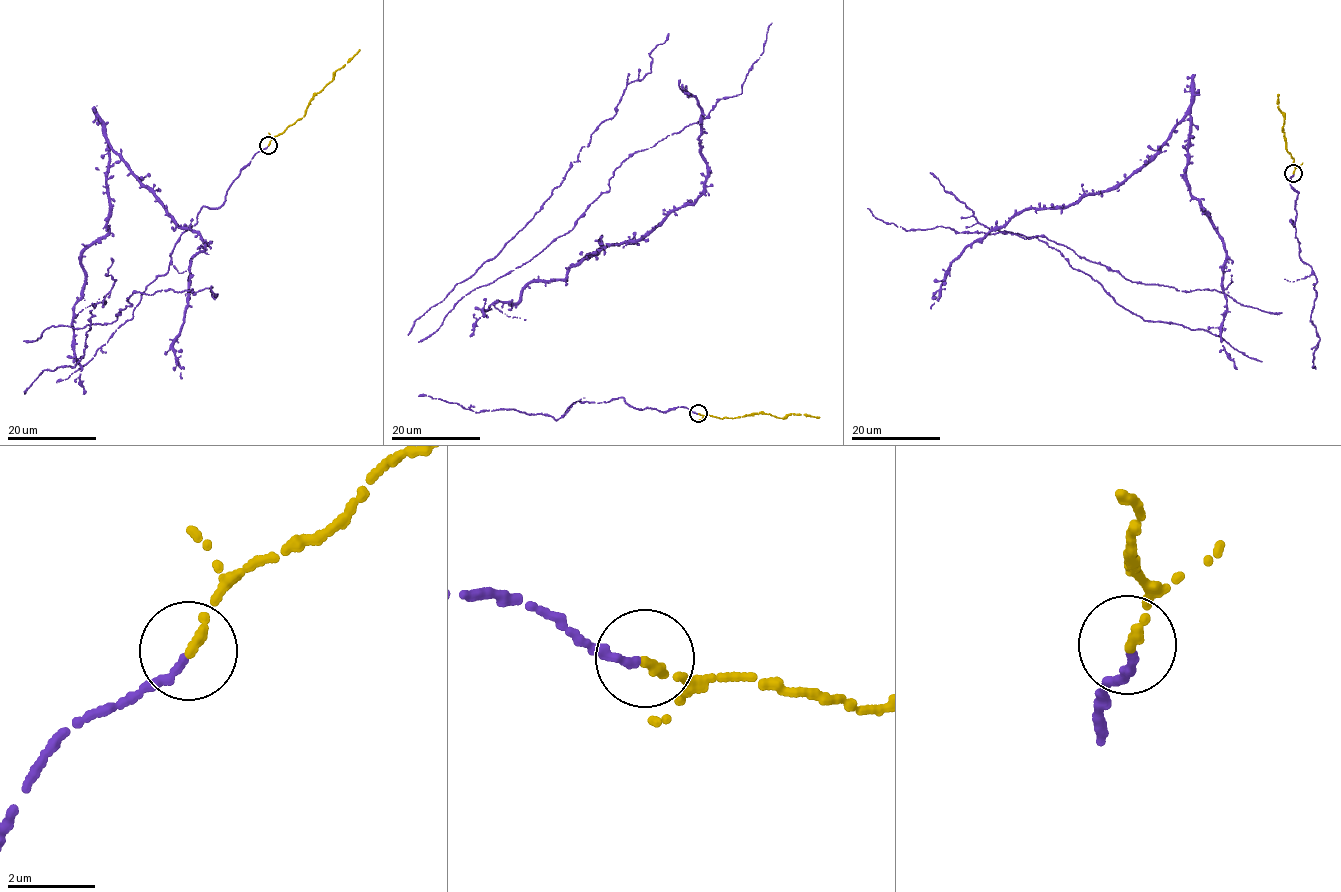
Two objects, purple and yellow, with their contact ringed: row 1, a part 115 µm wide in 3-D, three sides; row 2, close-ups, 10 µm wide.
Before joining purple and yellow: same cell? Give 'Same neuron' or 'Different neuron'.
Same neuron

